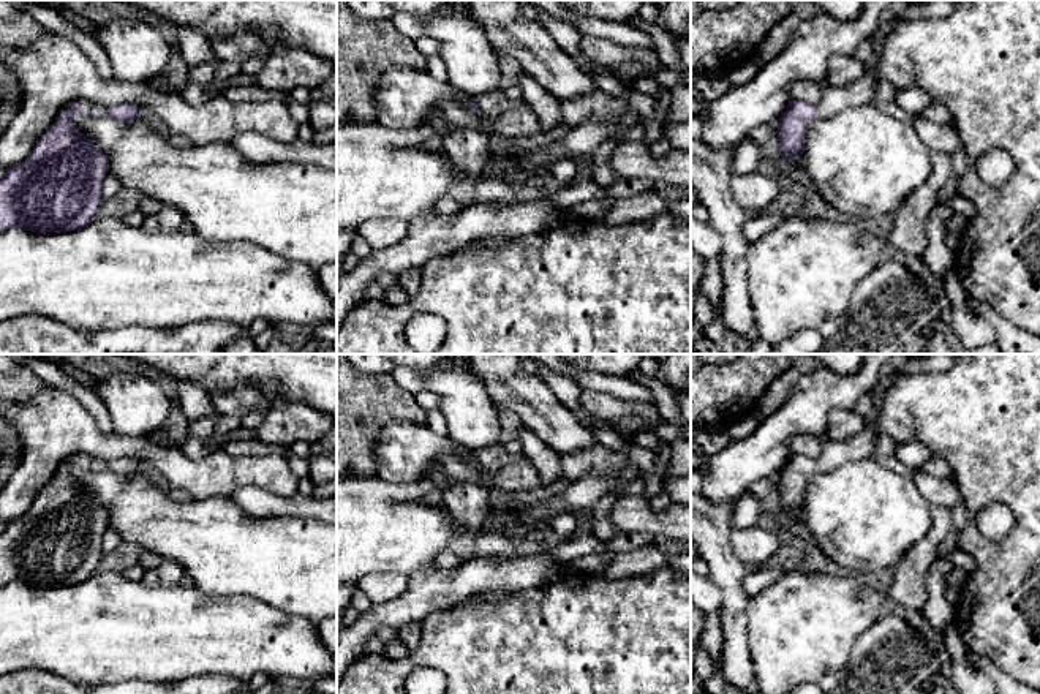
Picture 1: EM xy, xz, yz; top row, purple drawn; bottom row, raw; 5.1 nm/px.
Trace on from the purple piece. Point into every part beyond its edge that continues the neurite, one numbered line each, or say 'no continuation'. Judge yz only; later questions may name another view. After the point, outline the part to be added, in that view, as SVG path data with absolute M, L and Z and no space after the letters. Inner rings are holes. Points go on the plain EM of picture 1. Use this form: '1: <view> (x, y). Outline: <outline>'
1: yz (833, 454). Outline: M872 416L860 435L846 441L825 439L817 463L820 470L831 471L846 462L868 458L872 455L879 436L880 432Z

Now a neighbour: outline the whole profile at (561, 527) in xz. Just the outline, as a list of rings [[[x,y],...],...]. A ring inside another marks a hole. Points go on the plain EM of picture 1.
[[[569,514],[555,517],[545,528],[545,531],[548,533],[548,536],[552,539],[566,539],[566,537],[575,534],[578,530],[580,530],[580,526],[578,526],[575,517],[569,515]]]

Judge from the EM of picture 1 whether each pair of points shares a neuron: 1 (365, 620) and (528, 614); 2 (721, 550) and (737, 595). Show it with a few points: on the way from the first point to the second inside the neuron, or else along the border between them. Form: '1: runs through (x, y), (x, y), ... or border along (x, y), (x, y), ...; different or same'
1: border along (460, 604), (433, 611), (421, 623); different
2: runs through (721, 561), (731, 584); same

